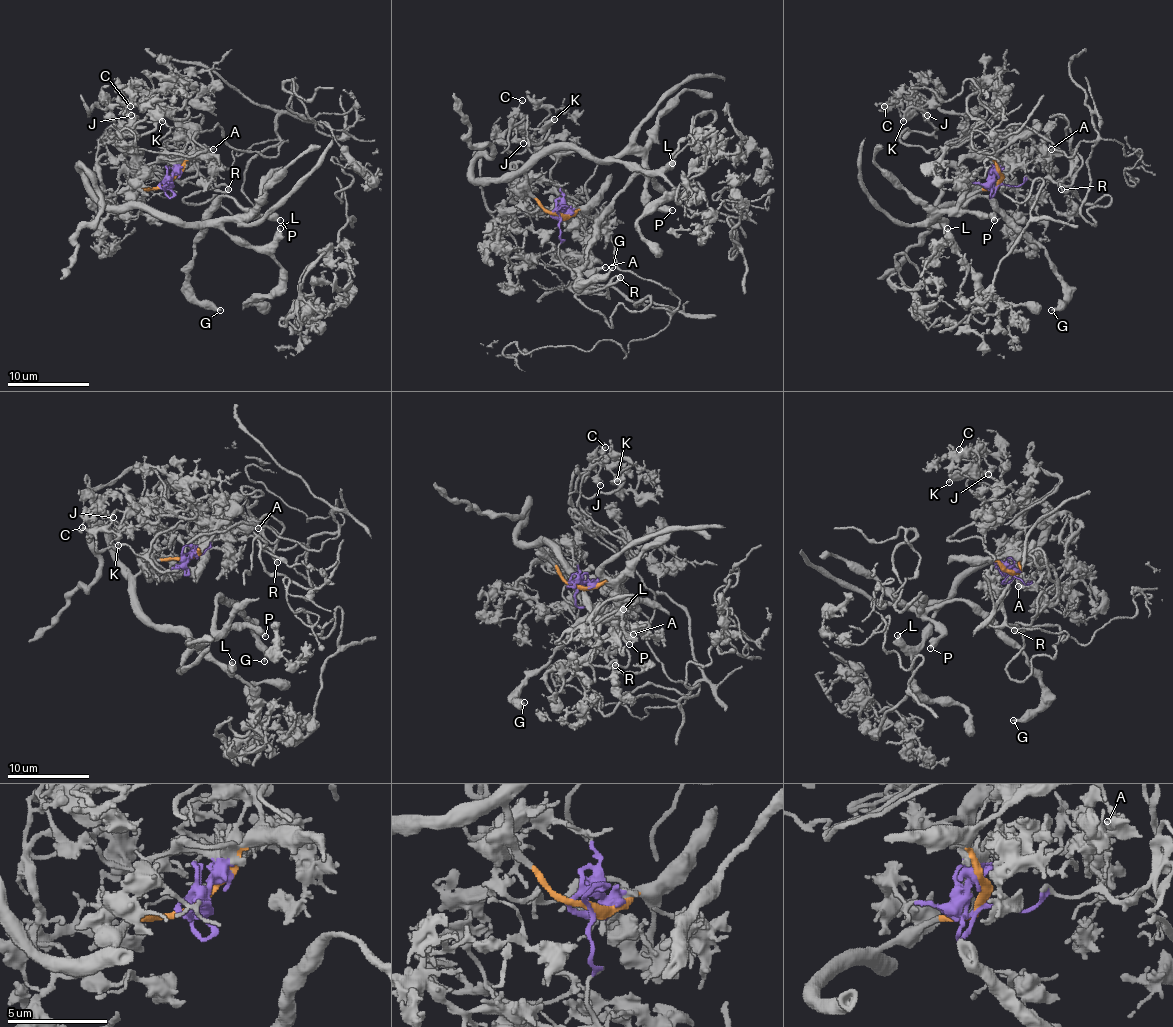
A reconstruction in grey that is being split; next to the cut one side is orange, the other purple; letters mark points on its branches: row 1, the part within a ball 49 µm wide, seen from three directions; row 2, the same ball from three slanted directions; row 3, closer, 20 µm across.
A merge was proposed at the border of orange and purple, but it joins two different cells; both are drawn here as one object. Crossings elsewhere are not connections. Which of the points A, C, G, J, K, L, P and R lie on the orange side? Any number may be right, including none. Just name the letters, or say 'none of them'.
G, L, P

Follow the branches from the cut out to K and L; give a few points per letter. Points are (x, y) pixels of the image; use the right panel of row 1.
K: (999, 184), (1048, 175), (1022, 130), (972, 144), (999, 103), (937, 153), (902, 122)
L: (999, 184), (981, 188), (956, 202), (950, 202), (933, 223), (944, 227), (956, 245), (948, 229)

